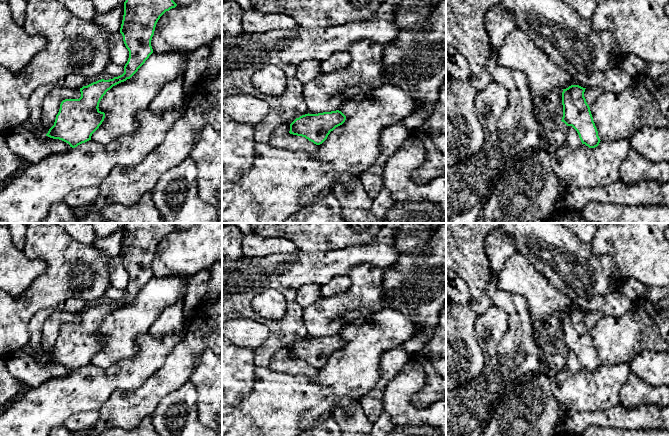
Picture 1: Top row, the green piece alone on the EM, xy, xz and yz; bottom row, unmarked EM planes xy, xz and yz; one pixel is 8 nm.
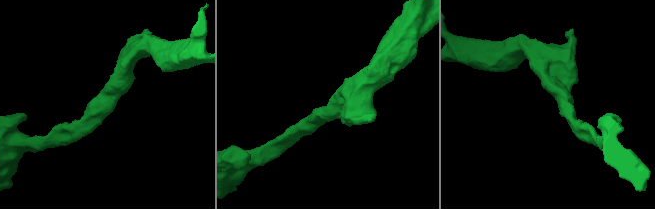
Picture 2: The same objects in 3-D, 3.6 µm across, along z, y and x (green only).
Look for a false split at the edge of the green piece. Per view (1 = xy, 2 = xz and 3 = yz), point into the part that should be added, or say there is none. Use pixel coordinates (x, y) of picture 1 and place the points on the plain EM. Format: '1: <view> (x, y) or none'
1: none
2: none
3: none

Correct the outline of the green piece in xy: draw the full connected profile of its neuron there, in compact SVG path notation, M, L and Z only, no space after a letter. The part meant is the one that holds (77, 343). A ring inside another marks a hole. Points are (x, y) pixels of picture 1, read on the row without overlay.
M126 223L124 226L124 239L120 252L123 265L129 275L129 282L124 290L124 297L109 304L98 304L80 312L79 323L65 323L60 328L54 349L46 360L62 364L75 372L78 369L91 364L92 358L99 352L105 342L105 337L99 334L99 327L103 320L113 310L130 303L153 277L151 264L155 251L160 241L177 228L173 223Z

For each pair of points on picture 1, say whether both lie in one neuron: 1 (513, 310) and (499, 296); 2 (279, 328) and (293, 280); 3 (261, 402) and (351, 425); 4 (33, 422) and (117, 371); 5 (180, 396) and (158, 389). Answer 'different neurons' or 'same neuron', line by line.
1: same neuron
2: same neuron
3: different neurons
4: same neuron
5: different neurons

